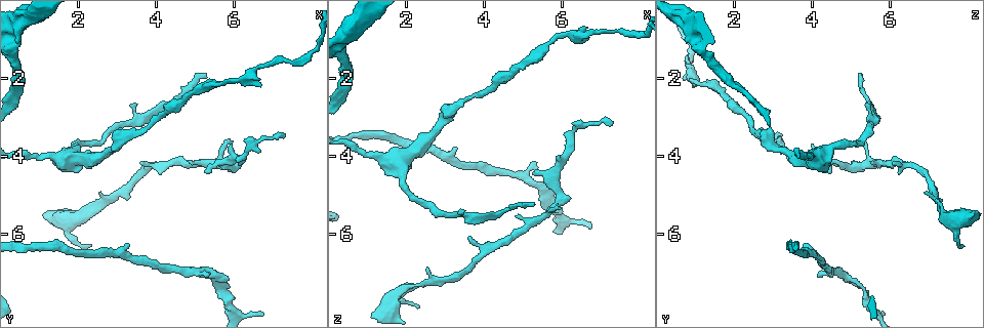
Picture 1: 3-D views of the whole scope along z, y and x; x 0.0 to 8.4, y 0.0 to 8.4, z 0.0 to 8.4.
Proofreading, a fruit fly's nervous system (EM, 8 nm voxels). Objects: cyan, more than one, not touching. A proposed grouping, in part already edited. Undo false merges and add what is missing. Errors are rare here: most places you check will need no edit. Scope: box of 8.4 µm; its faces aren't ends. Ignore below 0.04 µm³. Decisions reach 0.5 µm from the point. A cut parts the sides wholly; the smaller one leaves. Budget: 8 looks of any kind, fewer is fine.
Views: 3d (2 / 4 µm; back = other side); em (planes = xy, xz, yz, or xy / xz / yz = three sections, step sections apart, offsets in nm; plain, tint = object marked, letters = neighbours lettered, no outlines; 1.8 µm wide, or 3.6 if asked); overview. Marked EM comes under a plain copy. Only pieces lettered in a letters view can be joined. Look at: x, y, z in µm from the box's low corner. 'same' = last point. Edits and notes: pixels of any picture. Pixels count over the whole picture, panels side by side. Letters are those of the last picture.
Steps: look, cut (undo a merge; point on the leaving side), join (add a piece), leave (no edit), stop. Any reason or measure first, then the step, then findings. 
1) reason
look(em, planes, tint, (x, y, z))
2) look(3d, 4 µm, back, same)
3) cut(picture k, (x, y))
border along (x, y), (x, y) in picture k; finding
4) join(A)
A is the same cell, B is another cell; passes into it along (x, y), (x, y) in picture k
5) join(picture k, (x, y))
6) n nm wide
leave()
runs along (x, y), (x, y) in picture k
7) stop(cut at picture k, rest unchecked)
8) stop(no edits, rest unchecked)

narrows sharply
look(em, planes, letters, (6.15, 2.10, 0.90))

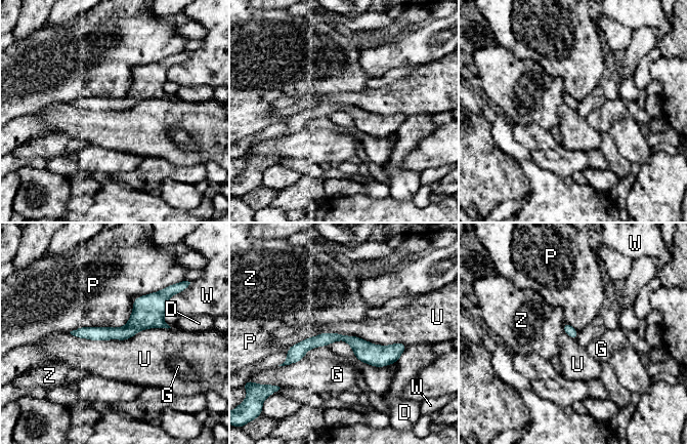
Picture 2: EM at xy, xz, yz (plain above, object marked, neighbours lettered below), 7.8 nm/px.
80 nm wide
leave()
D, G, P, U, W and Z are other cells; border along (407, 345), (320, 332), (288, 348) in picture 2; one cell here

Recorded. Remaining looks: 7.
calibre changes
look(3d, 4 µm, (3.45, 3.45, 2.55))

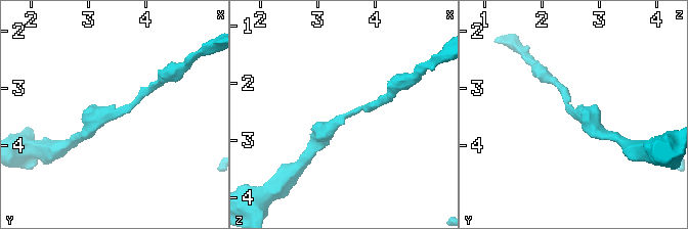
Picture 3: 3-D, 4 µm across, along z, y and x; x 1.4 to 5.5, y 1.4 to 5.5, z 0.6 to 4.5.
look(em, planes, letters, (3.50, 3.45, 2.60))

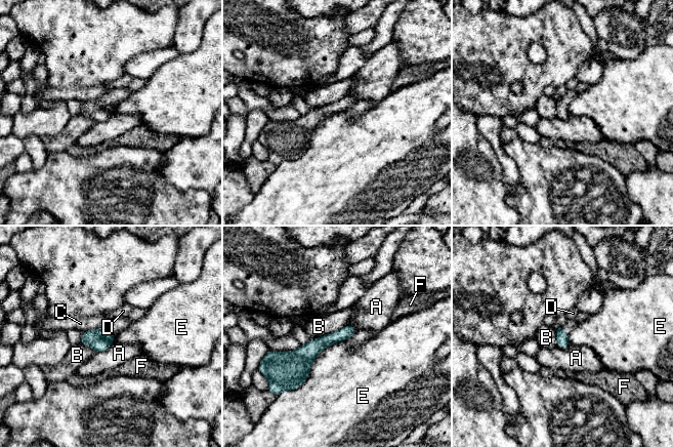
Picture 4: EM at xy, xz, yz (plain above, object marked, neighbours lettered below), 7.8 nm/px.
100 nm wide; E touches over 700 nm
leave()
A, B, C, D, E and F are other cells; one cell here

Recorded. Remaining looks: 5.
branch stops here
look(em, xz, step 8, tint, (5.25, 4.35, 4.50))

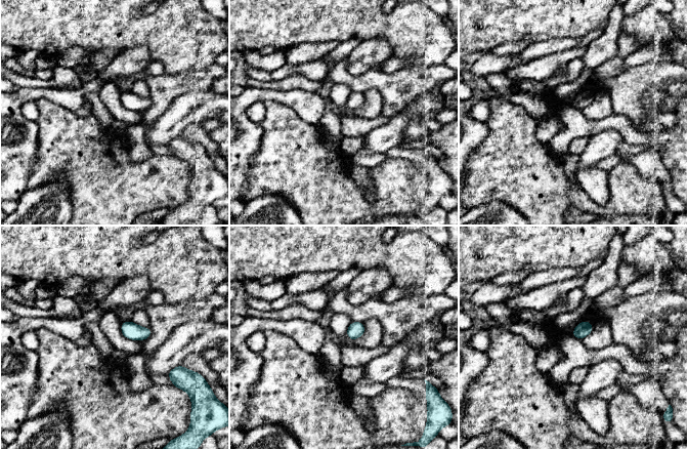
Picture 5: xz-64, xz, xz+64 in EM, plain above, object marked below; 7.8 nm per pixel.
see the neighbours
look(em, xz, step 8, letters, same)

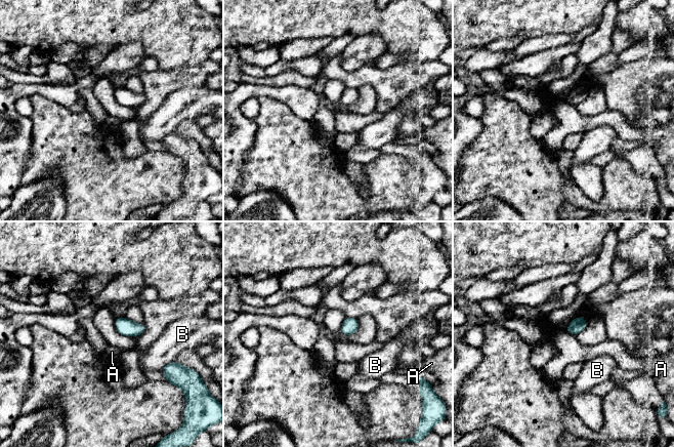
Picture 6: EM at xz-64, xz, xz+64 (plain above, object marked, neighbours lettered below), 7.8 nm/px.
leave()
A and B are other cells; none of them fits

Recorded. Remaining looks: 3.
free end
look(3d, 4 µm, back, (2.30, 6.30, 7.90))

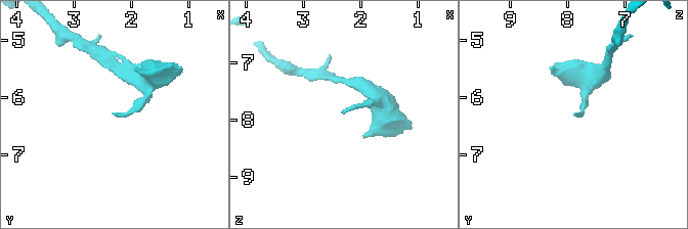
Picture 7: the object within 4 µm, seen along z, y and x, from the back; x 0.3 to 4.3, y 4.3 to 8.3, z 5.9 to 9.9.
need the tissue
look(em, planes, letters, (2.35, 6.30, 7.85))

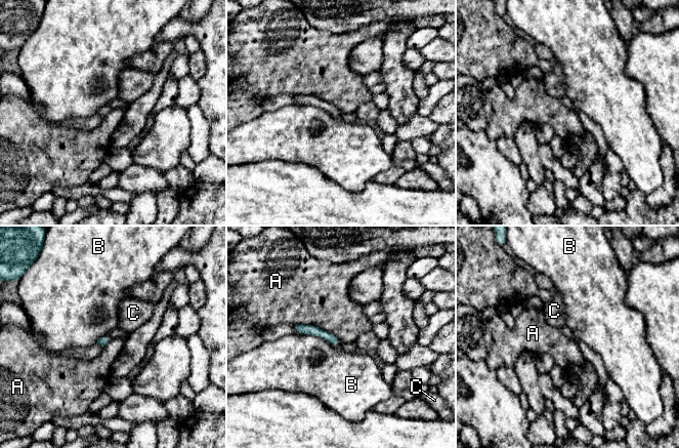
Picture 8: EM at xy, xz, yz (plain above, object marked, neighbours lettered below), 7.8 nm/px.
leave()
A, B and C are other cells; runs along (299, 327), (315, 330), (337, 342) in picture 8; no lettered piece goes on from it

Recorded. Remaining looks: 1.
stop(no edits, rest unchecked)

